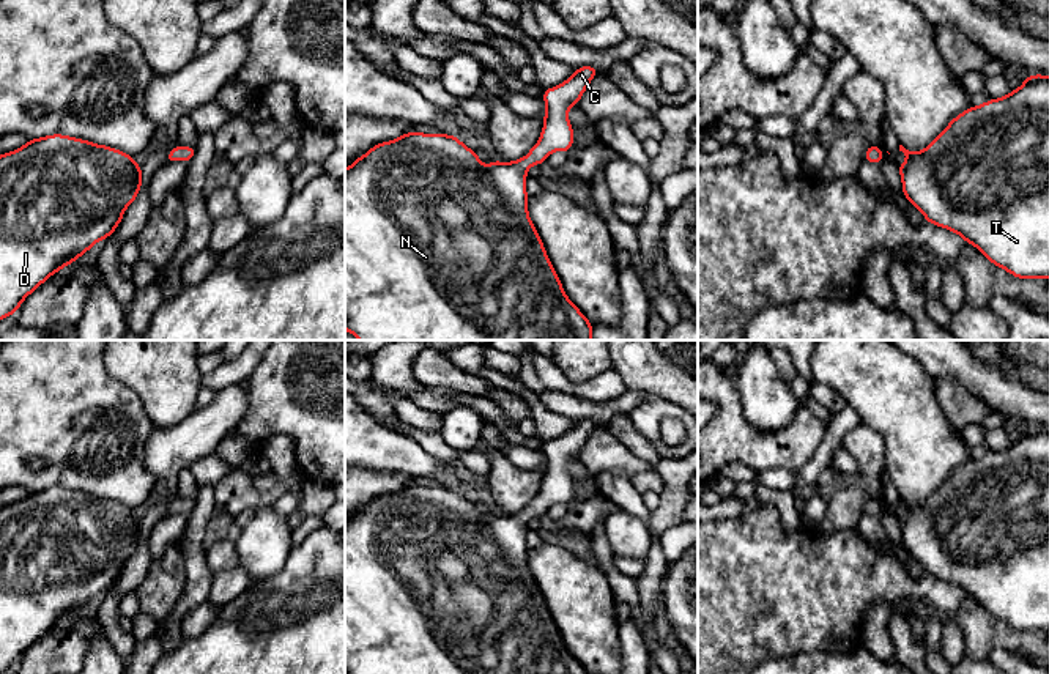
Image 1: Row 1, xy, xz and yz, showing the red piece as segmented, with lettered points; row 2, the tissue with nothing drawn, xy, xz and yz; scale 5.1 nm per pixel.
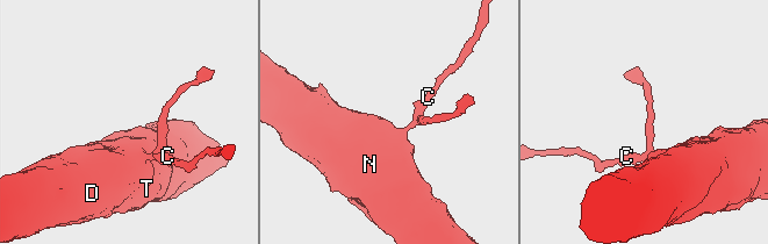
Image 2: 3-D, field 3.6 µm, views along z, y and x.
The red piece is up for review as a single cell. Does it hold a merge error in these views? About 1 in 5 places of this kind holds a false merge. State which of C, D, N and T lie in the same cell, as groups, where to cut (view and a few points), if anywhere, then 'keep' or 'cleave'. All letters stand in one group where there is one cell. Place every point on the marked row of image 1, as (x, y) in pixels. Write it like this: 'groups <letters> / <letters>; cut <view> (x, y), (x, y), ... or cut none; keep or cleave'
groups C D N T; cut none; keep

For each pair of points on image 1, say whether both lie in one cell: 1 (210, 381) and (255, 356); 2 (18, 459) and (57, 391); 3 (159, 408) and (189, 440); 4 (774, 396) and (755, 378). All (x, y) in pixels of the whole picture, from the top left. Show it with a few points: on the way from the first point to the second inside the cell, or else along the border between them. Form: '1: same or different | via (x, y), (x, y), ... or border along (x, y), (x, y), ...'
1: same | via (221, 377), (244, 364)
2: same | via (18, 441), (18, 436), (46, 408)
3: different | border along (196, 408), (174, 425), (155, 429)
4: same | via (769, 392), (759, 383)

